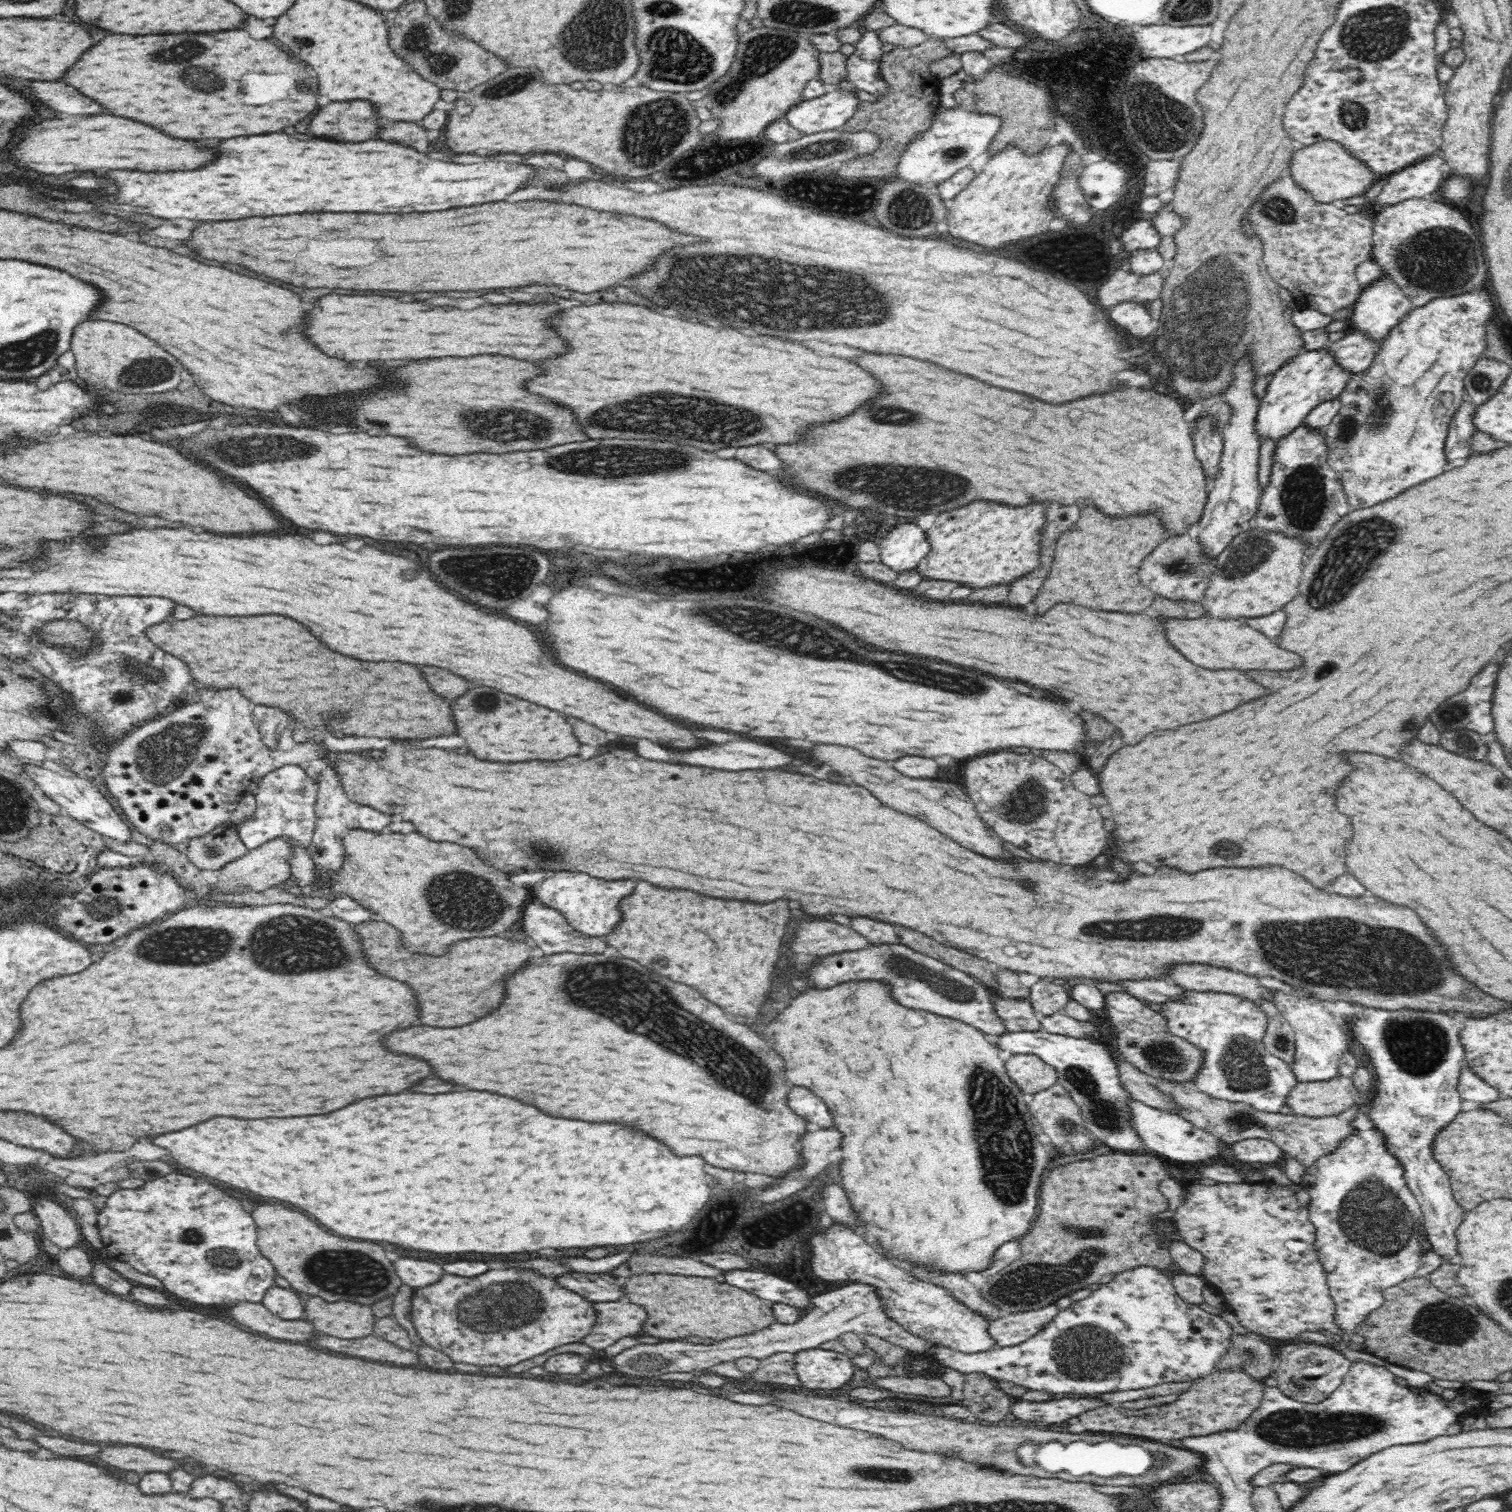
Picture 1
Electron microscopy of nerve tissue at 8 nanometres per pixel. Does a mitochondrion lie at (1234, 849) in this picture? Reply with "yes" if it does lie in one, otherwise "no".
yes

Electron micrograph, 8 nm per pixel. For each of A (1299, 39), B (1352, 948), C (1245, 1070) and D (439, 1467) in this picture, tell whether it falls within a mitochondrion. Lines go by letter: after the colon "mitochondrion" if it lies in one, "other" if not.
A: other
B: mitochondrion
C: mitochondrion
D: other

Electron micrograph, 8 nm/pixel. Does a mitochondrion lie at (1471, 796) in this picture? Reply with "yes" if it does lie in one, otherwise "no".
no

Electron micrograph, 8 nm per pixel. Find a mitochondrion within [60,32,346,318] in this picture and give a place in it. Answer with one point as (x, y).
(185, 53)

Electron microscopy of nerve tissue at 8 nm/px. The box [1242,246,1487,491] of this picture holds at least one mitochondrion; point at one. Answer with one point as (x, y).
(1349, 426)

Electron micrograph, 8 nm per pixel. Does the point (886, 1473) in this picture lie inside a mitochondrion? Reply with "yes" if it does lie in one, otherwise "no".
yes

